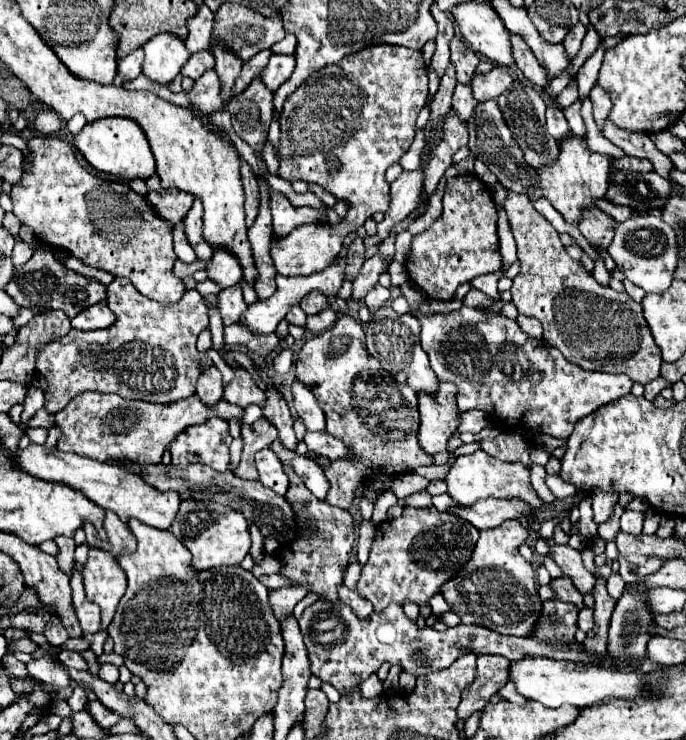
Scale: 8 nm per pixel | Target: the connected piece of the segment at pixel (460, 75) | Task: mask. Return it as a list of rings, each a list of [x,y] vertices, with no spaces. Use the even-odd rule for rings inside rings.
[[[452,38],[450,50],[452,50],[450,62],[456,68],[456,80],[462,82],[462,84],[468,84],[472,80],[472,76],[474,76],[476,66],[480,64],[476,52],[466,42],[462,42],[460,38]]]

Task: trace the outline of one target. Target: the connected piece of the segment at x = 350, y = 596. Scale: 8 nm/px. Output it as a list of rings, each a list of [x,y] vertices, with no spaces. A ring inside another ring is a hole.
[[[342,586],[342,596],[340,596],[340,600],[346,602],[346,604],[350,604],[350,606],[354,608],[354,612],[356,612],[360,618],[368,618],[368,616],[372,614],[370,602],[368,602],[366,598],[362,598],[356,590],[352,592],[352,590],[346,590],[346,588]]]

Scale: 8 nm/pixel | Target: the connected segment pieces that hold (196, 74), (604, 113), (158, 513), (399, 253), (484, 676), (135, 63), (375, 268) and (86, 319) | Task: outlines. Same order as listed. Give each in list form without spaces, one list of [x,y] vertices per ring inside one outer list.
[[[196,52],[188,58],[188,62],[182,66],[182,76],[198,80],[206,70],[214,68],[214,56],[210,52]]]
[[[598,84],[592,88],[590,92],[590,100],[592,100],[592,106],[594,106],[594,120],[598,126],[602,126],[608,118],[608,112],[612,108],[612,102],[610,102],[610,96],[606,94],[606,90],[602,90]]]
[[[30,444],[24,450],[16,450],[16,462],[18,466],[36,476],[36,478],[44,478],[48,482],[64,482],[80,492],[84,492],[90,500],[94,500],[98,506],[106,508],[106,510],[114,510],[114,514],[118,514],[118,518],[122,518],[122,522],[128,522],[130,518],[136,518],[148,526],[166,530],[180,506],[180,498],[178,494],[170,492],[160,492],[154,490],[154,486],[148,486],[148,482],[142,480],[142,476],[138,474],[130,474],[126,470],[120,470],[118,466],[110,466],[110,464],[102,464],[78,454],[70,454],[70,452],[60,452],[56,448],[46,450],[44,446],[38,444]]]
[[[406,230],[397,235],[395,241],[394,259],[400,263],[405,263],[410,254],[413,236]]]
[[[478,656],[476,660],[476,678],[462,692],[458,704],[458,718],[468,720],[470,714],[482,710],[490,698],[510,680],[510,662],[502,656]]]
[[[138,48],[118,62],[118,76],[122,78],[122,82],[132,82],[140,74],[142,60],[144,60],[144,50]]]
[[[374,256],[374,258],[366,260],[364,266],[362,266],[362,270],[360,270],[360,274],[352,282],[352,300],[354,302],[356,300],[364,300],[364,296],[378,282],[380,272],[384,272],[384,270],[386,270],[386,266],[384,266],[384,262],[382,262],[380,256]]]
[[[98,302],[86,310],[82,310],[74,320],[72,328],[78,330],[100,330],[100,328],[110,328],[116,322],[114,312],[108,308],[106,302]]]

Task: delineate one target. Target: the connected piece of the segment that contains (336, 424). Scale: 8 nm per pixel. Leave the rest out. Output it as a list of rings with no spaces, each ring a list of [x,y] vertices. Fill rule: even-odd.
[[[342,314],[338,322],[328,328],[322,334],[316,334],[308,338],[298,354],[296,362],[296,376],[300,382],[304,382],[310,392],[316,396],[320,408],[326,414],[326,430],[340,438],[348,448],[354,450],[356,460],[336,460],[332,462],[324,474],[330,482],[330,492],[326,502],[338,508],[350,508],[356,500],[356,490],[364,486],[374,474],[388,474],[388,476],[400,476],[406,470],[416,470],[418,466],[430,466],[432,456],[426,454],[416,438],[418,432],[418,398],[414,390],[406,384],[398,384],[390,374],[380,376],[380,362],[370,358],[364,346],[364,330],[360,322],[350,318],[348,314]]]

